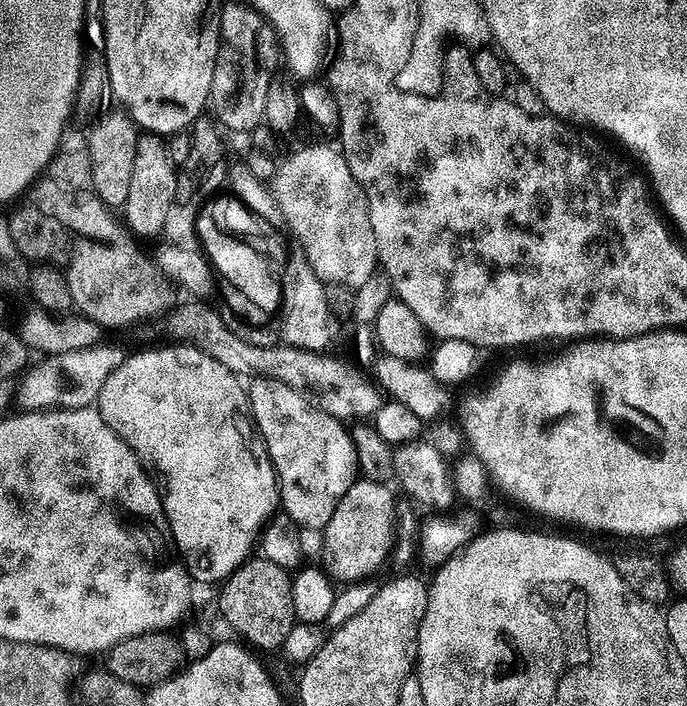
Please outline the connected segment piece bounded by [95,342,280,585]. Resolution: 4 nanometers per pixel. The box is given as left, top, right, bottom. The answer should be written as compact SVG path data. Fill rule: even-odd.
M172 342L167 346L169 348L148 348L145 352L134 353L133 356L132 353L125 355L122 366L118 366L118 370L114 370L110 378L106 378L106 386L102 386L95 407L102 414L106 426L110 426L110 430L114 430L114 434L118 434L118 438L122 438L126 446L130 446L132 453L140 459L140 465L152 477L164 507L164 516L168 519L171 543L184 567L188 569L189 576L197 585L212 583L215 585L217 582L227 580L231 572L238 570L238 566L242 566L245 560L253 555L265 524L278 511L280 485L276 483L276 471L272 465L272 459L268 457L268 451L264 449L264 441L260 439L256 425L252 422L252 414L248 407L248 393L241 377L235 372L226 370L226 366L210 358L210 354L206 354L200 348L193 348L187 342Z

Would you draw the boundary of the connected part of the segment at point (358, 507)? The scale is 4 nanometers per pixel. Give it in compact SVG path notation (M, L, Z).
M357 479L350 490L342 494L342 502L338 502L334 518L330 518L330 522L322 530L322 568L337 585L356 584L359 580L374 575L387 562L388 555L394 552L398 540L398 511L396 512L396 500L390 489L388 484Z

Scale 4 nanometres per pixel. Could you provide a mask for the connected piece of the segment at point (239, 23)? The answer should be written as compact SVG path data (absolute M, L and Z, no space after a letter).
M225 3L221 7L220 45L214 66L214 82L210 82L210 104L213 109L216 107L215 119L225 129L252 134L265 123L266 92L278 68L276 60L278 64L281 56L276 31L251 3Z

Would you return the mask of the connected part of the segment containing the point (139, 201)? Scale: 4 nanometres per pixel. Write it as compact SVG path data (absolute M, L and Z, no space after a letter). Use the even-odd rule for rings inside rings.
M144 134L137 139L134 154L134 178L130 178L130 194L122 212L128 215L126 224L137 237L156 236L168 223L167 212L174 208L176 199L176 173L178 165L172 161L165 137L157 134Z

